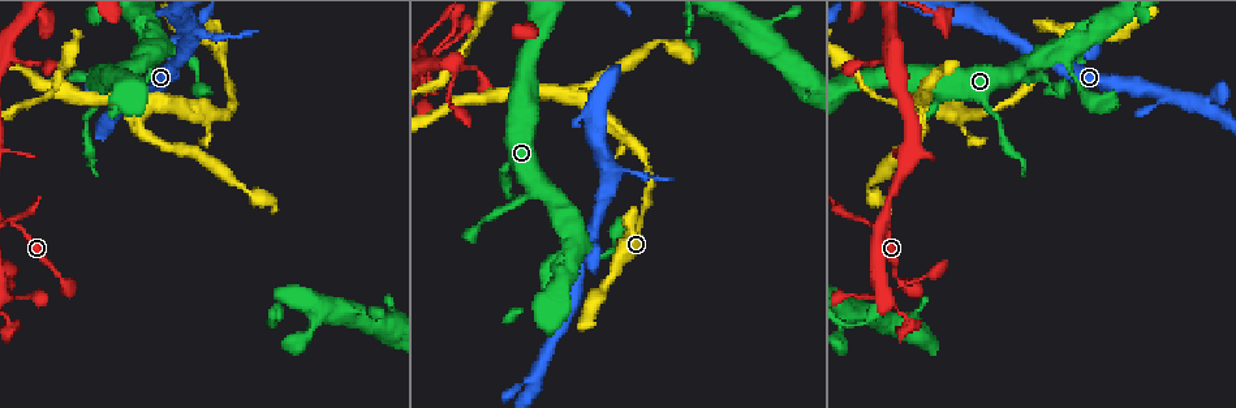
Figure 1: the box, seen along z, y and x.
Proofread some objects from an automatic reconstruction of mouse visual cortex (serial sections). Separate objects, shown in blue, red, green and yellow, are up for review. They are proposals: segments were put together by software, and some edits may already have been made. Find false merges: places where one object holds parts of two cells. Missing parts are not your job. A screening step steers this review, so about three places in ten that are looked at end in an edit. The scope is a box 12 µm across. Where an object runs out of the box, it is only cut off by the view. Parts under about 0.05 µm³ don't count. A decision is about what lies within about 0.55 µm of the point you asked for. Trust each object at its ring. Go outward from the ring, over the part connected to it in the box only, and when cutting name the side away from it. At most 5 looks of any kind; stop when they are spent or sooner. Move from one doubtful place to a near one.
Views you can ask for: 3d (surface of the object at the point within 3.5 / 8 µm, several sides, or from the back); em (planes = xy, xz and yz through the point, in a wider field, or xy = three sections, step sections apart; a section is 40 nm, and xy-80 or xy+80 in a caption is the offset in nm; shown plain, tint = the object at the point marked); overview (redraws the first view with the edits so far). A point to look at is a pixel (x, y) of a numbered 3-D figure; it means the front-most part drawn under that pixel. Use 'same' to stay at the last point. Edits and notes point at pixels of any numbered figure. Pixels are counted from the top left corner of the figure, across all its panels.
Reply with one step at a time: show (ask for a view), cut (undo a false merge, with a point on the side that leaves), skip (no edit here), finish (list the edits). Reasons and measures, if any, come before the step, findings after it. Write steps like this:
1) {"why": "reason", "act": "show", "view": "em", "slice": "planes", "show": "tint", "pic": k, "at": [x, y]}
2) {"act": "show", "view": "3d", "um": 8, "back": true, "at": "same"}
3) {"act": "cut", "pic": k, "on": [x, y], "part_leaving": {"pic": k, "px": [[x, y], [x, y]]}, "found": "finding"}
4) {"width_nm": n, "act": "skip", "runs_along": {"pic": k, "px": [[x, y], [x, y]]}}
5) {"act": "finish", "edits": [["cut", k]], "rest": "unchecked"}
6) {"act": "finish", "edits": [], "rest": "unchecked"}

{"why": "sudden change in width", "act": "show", "view": "3d", "um": 3.5, "back": true, "pic": 1, "at": [993, 112]}

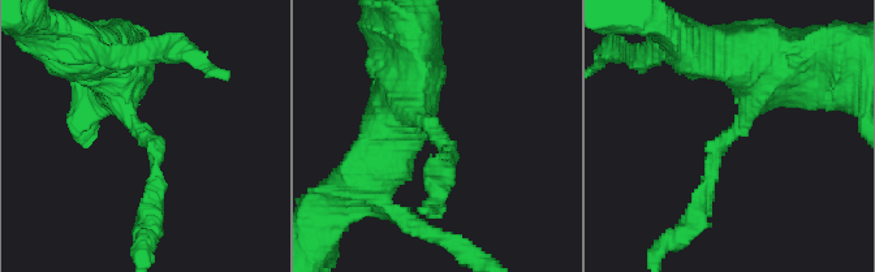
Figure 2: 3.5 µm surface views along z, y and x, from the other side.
{"arm_widths_nm": [200, 500], "act": "show", "view": "em", "slice": "xy", "step": 3, "show": "tint", "pic": 2, "at": [730, 138]}

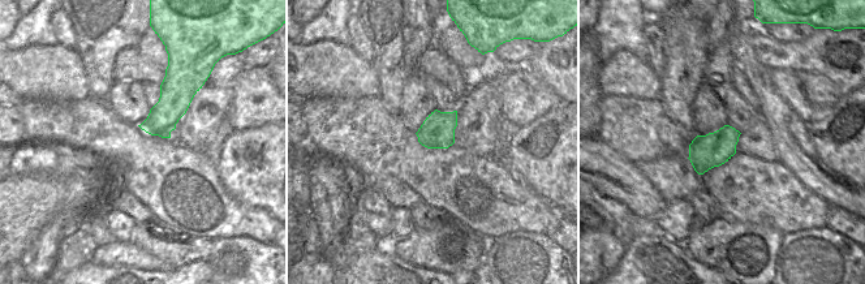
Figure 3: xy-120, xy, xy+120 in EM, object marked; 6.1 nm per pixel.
{"width_nm": 200, "act": "cut", "pic": 2, "on": [151, 150], "part_leaving": {"pic": 2, "px": [[136, 124], [156, 152], [149, 232]]}, "found": "two cells meet here"}

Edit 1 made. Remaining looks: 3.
{"why": "small branch off a trunk", "act": "show", "view": "3d", "um": 8, "pic": 1, "at": [15, 297]}

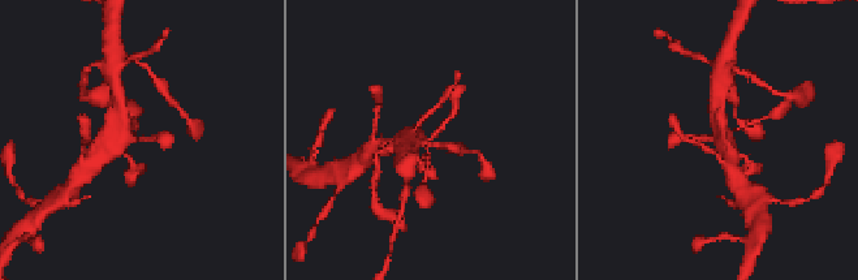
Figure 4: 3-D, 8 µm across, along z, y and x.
{"act": "show", "view": "em", "slice": "planes", "show": "tint", "pic": 4, "at": [137, 137]}

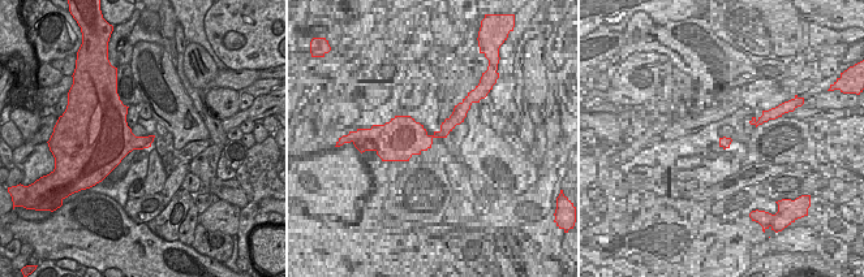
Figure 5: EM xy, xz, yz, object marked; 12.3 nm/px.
{"act": "skip", "runs_along": {"pic": 4, "px": [[117, 112], [129, 138], [163, 137]]}, "found": "continuous, no second cell"}

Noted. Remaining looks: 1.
{"act": "finish", "edits": [["cut", 2]], "rest": "unchecked"}

